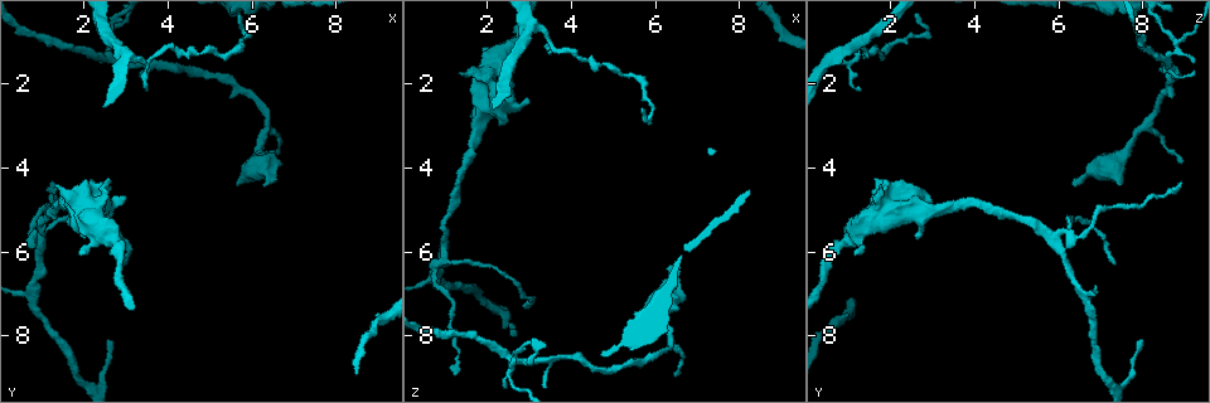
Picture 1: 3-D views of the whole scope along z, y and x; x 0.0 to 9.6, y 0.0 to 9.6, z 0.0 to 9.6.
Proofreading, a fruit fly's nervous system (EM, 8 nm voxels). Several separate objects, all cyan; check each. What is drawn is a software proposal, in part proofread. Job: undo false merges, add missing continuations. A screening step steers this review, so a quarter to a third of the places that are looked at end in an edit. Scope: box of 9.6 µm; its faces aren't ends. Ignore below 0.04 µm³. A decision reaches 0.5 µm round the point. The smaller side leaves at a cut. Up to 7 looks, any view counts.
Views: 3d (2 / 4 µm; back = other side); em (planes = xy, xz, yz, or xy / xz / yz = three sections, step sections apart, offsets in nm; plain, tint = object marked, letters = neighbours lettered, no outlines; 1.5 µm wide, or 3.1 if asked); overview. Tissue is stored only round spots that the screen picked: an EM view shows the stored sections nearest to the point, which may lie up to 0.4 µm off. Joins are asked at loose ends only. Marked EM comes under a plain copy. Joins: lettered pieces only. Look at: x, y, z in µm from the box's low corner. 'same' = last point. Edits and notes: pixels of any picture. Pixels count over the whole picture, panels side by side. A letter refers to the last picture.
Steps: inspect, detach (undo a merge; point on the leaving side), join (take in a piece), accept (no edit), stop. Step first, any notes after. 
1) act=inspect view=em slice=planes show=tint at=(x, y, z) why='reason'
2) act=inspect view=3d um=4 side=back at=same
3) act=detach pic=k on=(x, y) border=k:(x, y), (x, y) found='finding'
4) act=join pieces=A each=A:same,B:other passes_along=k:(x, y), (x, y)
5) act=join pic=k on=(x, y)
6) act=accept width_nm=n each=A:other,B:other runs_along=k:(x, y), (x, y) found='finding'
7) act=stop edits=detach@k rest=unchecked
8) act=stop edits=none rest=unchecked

act=inspect view=3d um=4 side=back at=(3.50, 2.25, 1.20) why='an open end'

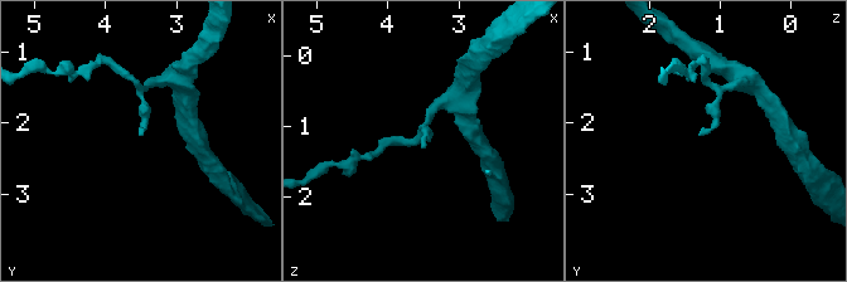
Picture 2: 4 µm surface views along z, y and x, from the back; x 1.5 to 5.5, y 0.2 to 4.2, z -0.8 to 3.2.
act=inspect view=em um=3.1 slice=planes show=letters at=(3.50, 2.20, 1.30) why='shape alone is not enough'

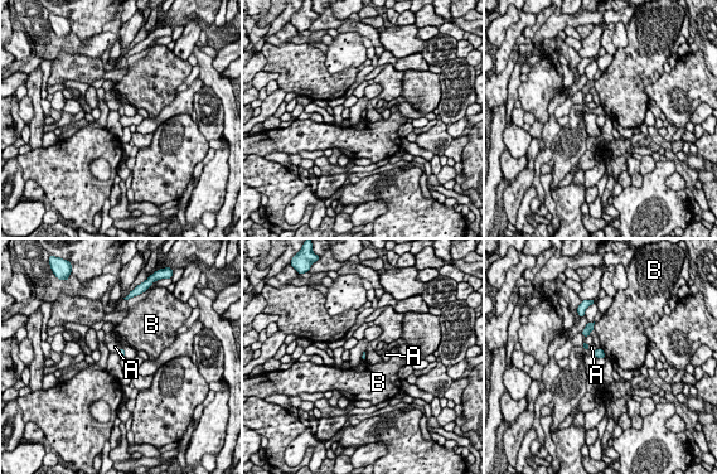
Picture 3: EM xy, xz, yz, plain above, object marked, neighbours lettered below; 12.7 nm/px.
act=accept each=A:other,B:other found='none of them fits'

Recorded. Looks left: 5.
act=inspect view=em slice=planes show=letters at=(2.10, 6.05, 1.35) why='an open end'

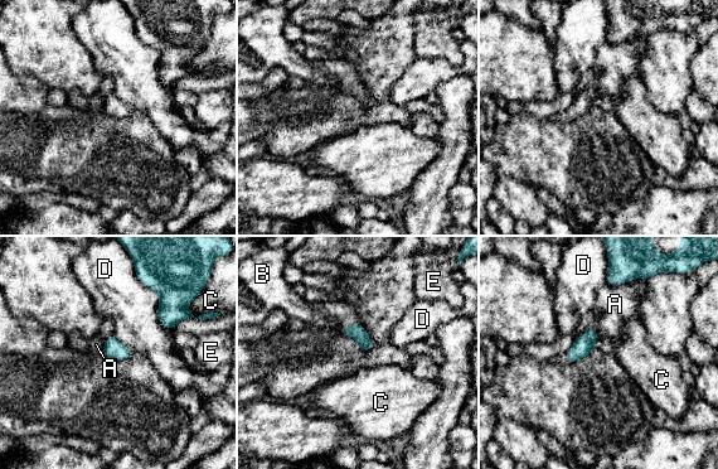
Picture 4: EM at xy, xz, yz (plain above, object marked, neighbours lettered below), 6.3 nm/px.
act=accept each=A:other,B:other,C:other,D:other,E:other border=4:(194, 296), (188, 305), (193, 317) found='no lettered piece goes on from it'

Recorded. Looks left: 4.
act=inspect view=em slice=xy step=4 show=letters at=(1.00, 5.65, 5.75) why='arms part here'

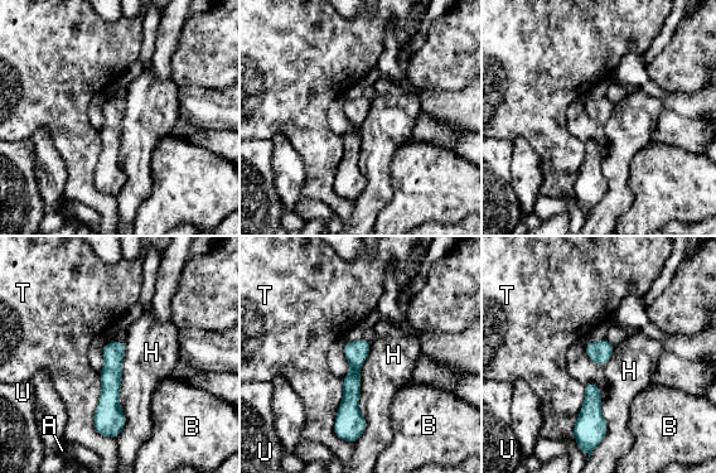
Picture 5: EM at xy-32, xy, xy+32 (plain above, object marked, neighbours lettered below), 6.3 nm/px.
act=inspect view=em slice=yz step=8 show=letters at=same why='cut it another way'

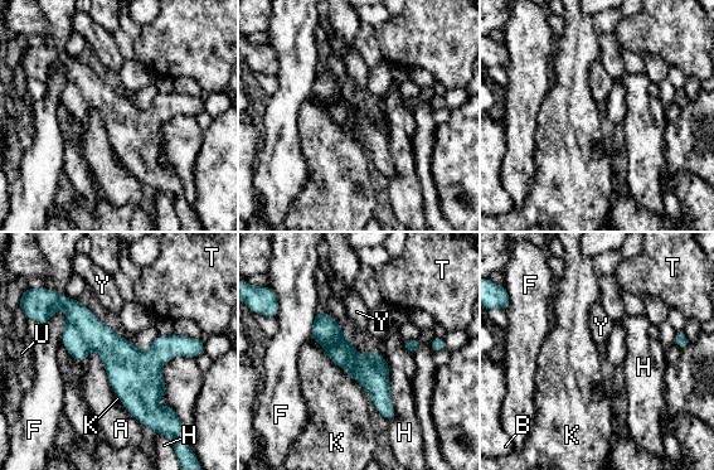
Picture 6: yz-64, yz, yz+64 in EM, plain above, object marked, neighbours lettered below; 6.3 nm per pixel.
act=accept each=A:other,B:other,F:other,H:other,K:other,T:other,U:other,Y:other border=6:(90, 350), (100, 355), (117, 396) found='one neuron here'

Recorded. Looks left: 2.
act=stop edits=none rest=unchecked

